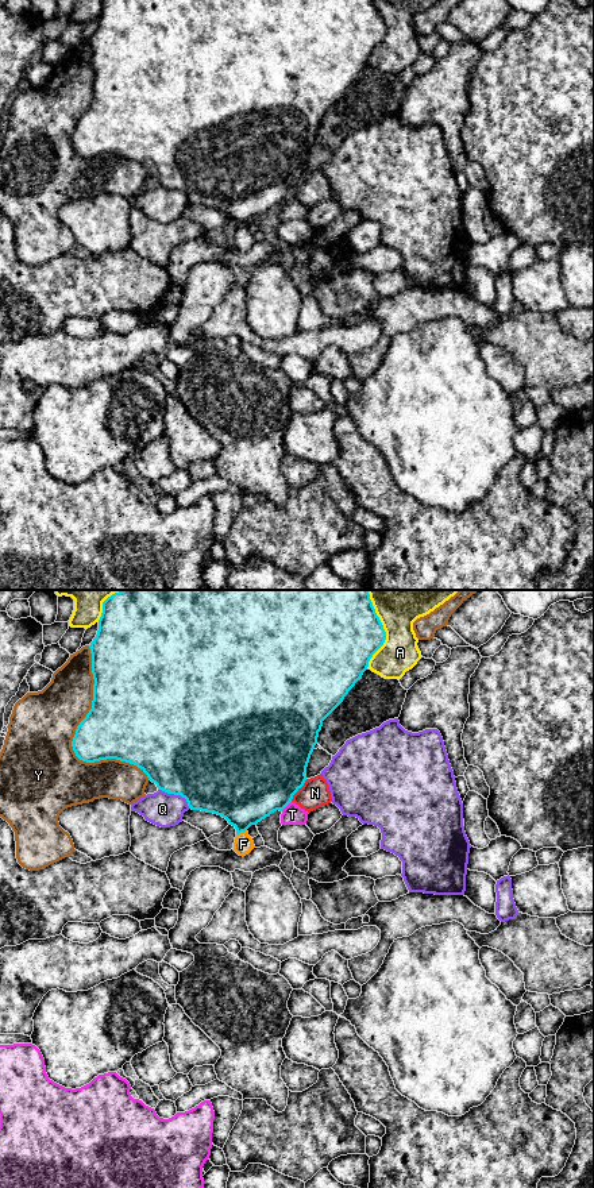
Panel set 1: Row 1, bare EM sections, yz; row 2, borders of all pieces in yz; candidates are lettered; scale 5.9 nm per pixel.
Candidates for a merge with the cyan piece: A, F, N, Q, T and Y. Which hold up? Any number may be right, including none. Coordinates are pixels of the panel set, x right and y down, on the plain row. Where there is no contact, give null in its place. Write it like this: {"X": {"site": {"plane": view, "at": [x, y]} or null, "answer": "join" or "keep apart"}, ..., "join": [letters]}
{"A": {"site": {"plane": "yz", "at": [385, 31]}, "answer": "keep apart"}, "F": {"site": {"plane": "yz", "at": [240, 227]}, "answer": "join"}, "N": {"site": {"plane": "yz", "at": [297, 185]}, "answer": "keep apart"}, "Q": {"site": {"plane": "yz", "at": [176, 189]}, "answer": "keep apart"}, "T": {"site": {"plane": "yz", "at": [285, 201]}, "answer": "keep apart"}, "Y": {"site": {"plane": "yz", "at": [73, 132]}, "answer": "keep apart"}, "join": ["F"]}

